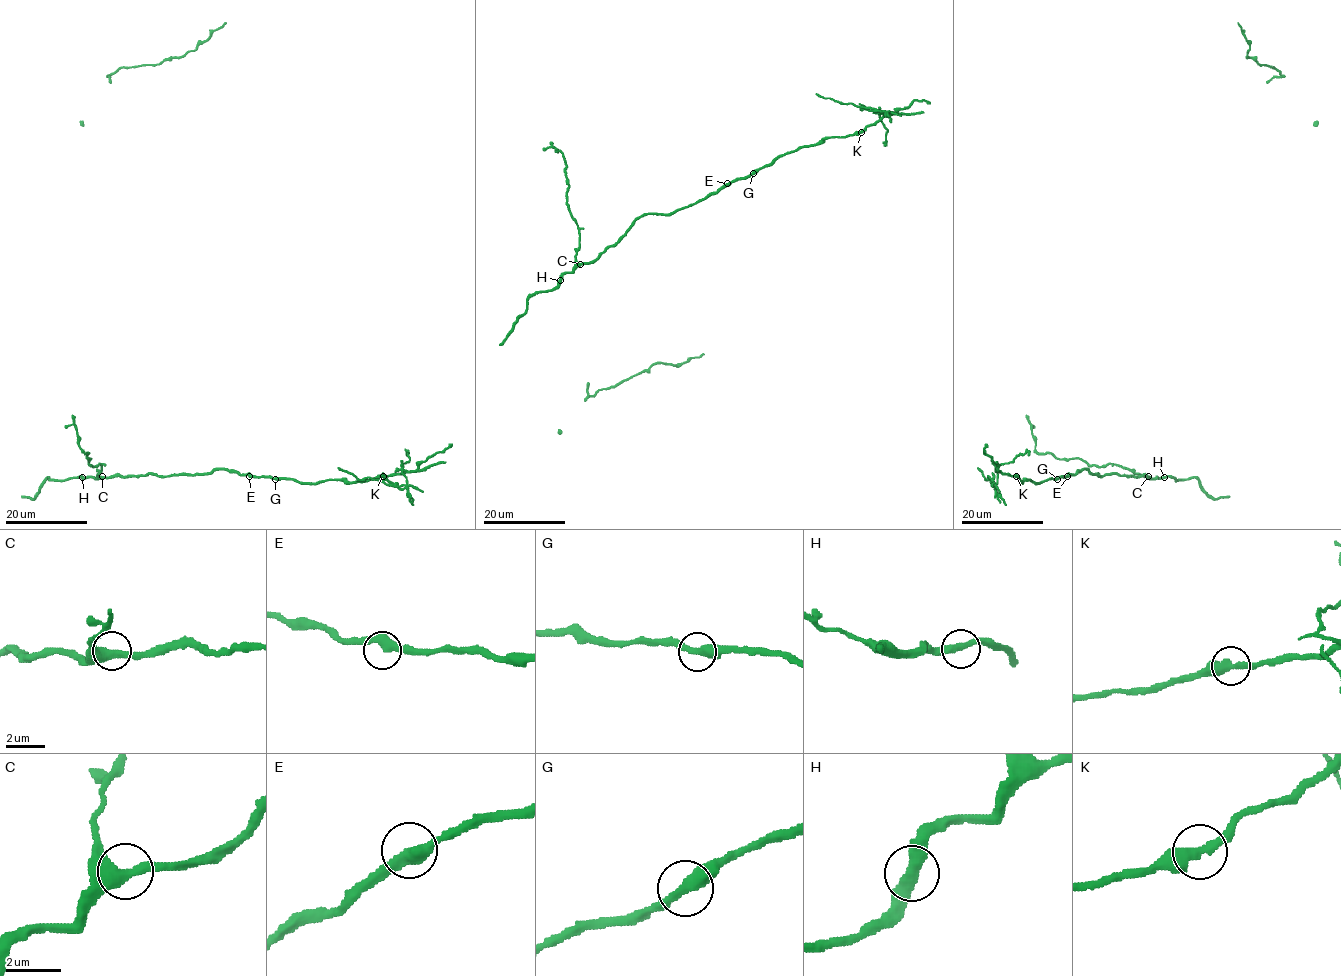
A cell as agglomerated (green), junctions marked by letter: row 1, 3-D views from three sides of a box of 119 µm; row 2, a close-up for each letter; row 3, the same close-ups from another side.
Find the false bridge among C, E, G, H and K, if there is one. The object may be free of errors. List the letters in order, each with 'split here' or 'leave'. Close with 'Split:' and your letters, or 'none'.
C: leave
E: leave
G: leave
H: leave
K: split here
Split: K

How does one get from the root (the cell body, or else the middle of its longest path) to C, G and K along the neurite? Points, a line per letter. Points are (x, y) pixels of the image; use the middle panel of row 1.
C: (526, 313), (529, 297), (553, 290), (563, 274), (571, 272), (580, 264)
G: (526, 313), (529, 297), (553, 290), (563, 274), (592, 263), (637, 218), (648, 213), (671, 214), (753, 173)
K: (526, 313), (529, 297), (553, 290), (563, 274), (592, 263), (637, 218), (671, 214), (780, 156), (861, 132)

